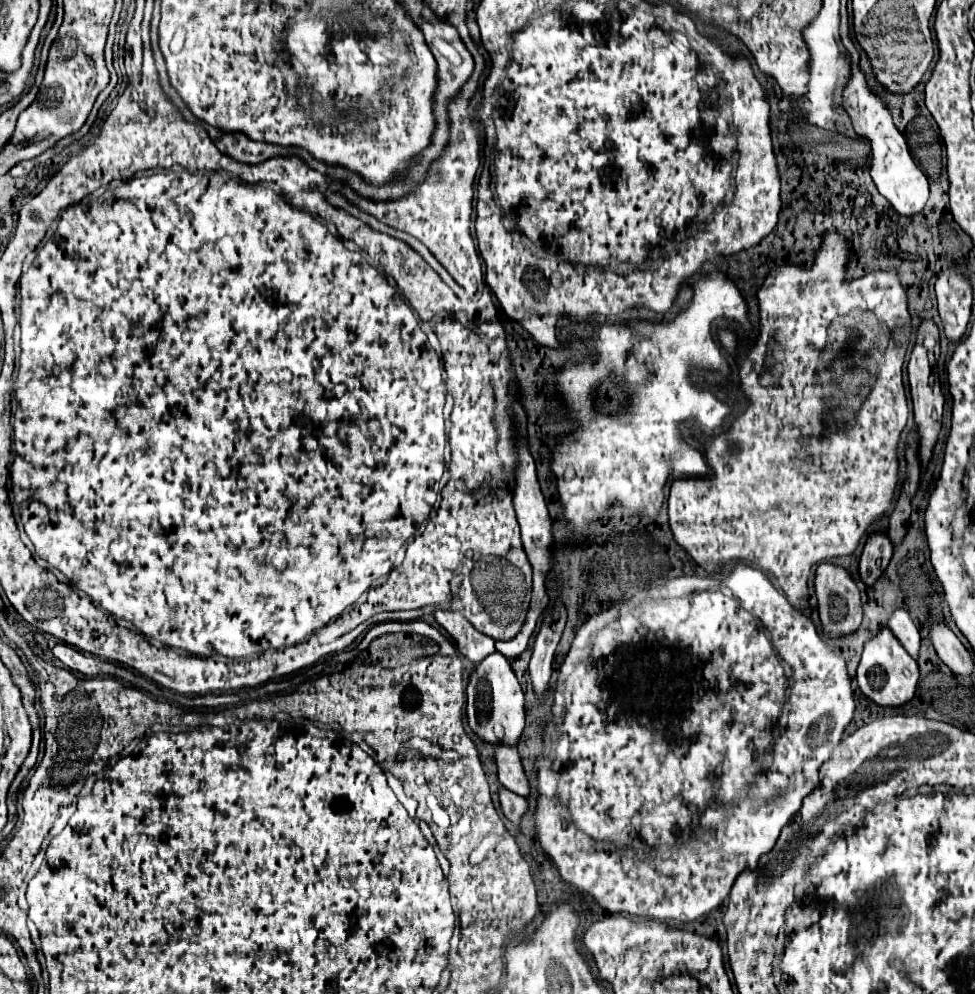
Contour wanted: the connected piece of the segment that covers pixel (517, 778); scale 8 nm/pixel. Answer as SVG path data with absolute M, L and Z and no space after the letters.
M495 744L495 764L497 764L497 776L499 782L509 788L515 794L527 796L529 794L529 784L521 768L521 760L517 754L515 746L507 744Z

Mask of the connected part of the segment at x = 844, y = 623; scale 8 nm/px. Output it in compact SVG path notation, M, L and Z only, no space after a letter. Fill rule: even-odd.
M819 564L815 570L815 598L817 598L817 610L819 610L819 618L823 622L823 632L829 638L839 638L839 636L847 636L853 634L859 624L861 624L861 602L859 602L859 588L853 582L851 574L837 564Z

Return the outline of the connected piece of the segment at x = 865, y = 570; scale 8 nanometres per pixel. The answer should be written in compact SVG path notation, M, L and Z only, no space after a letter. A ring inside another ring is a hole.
M875 532L867 538L859 558L859 574L867 586L873 586L873 582L881 576L881 572L891 560L891 554L893 544L885 532Z

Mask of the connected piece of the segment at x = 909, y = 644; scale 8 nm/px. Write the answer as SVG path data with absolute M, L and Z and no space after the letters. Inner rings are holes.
M897 608L891 616L889 616L889 622L887 622L889 630L899 638L899 642L903 644L903 648L913 654L913 658L917 658L919 654L919 646L921 646L921 636L919 636L919 630L917 626L913 624L909 612L905 608Z

